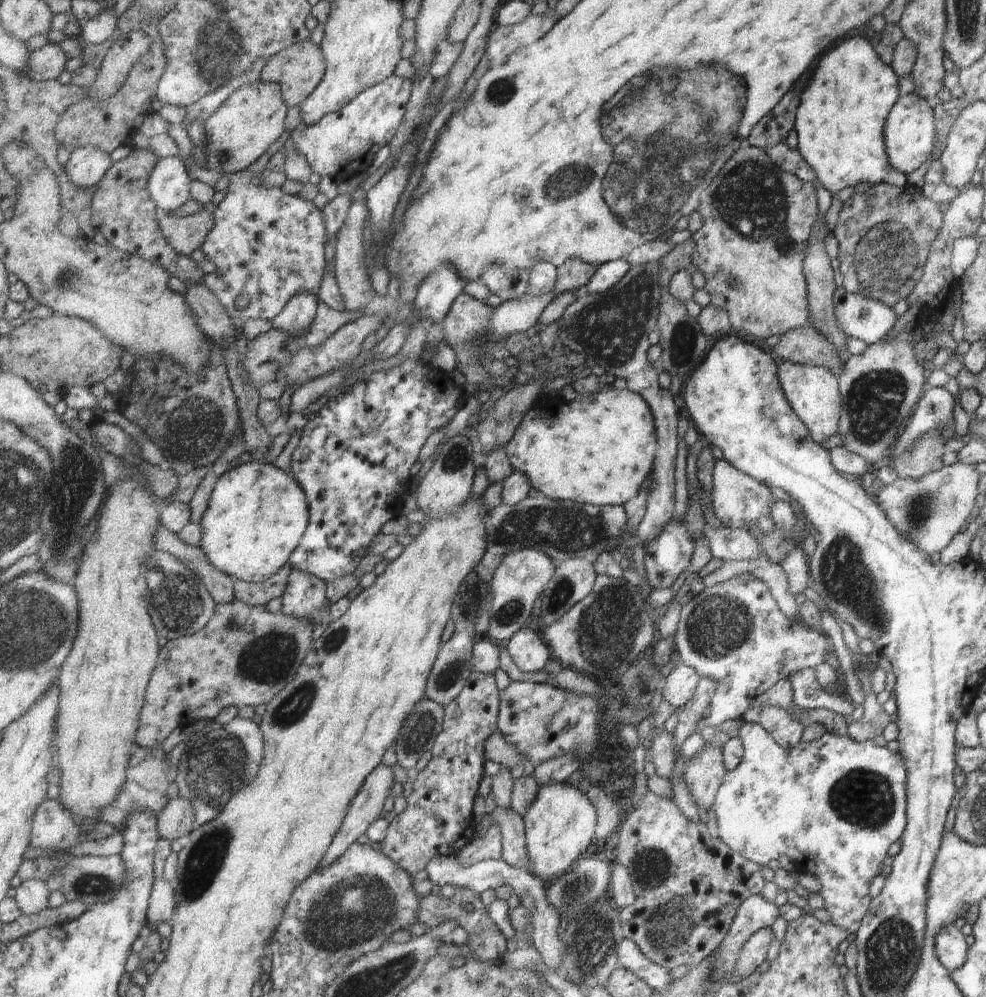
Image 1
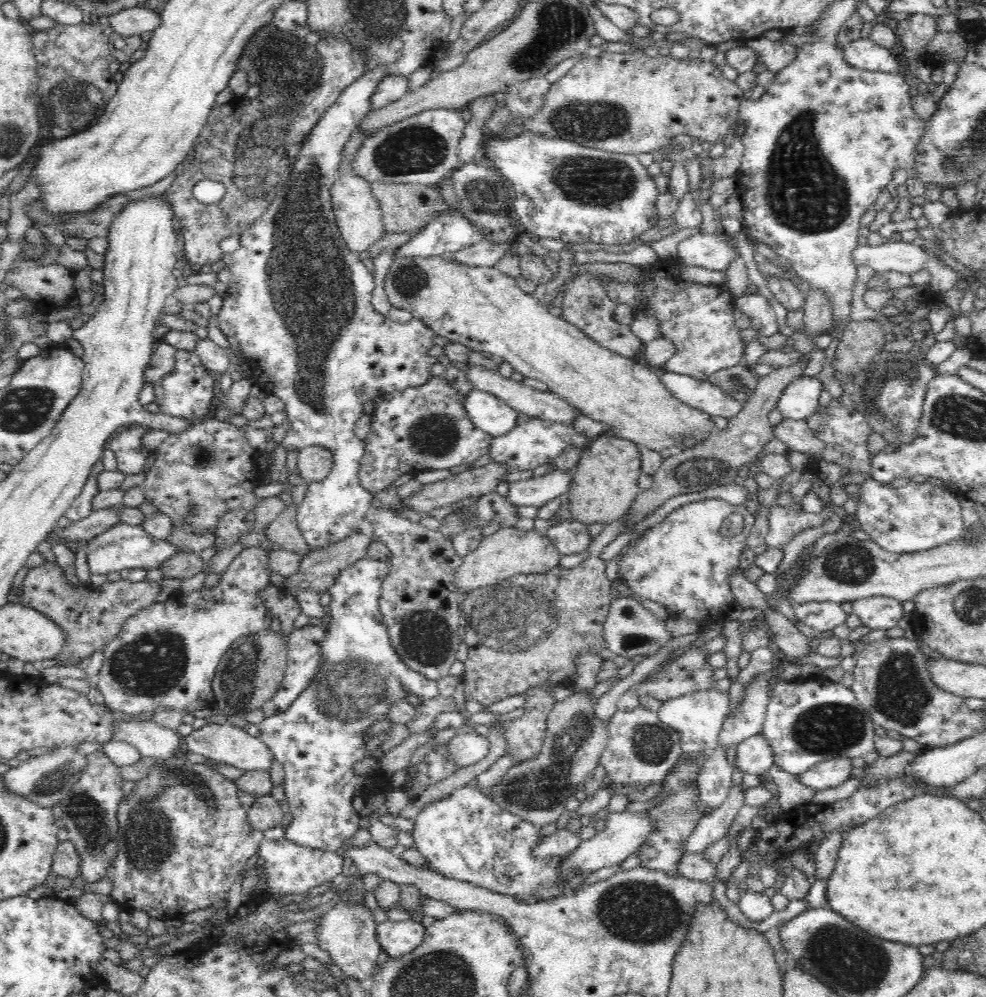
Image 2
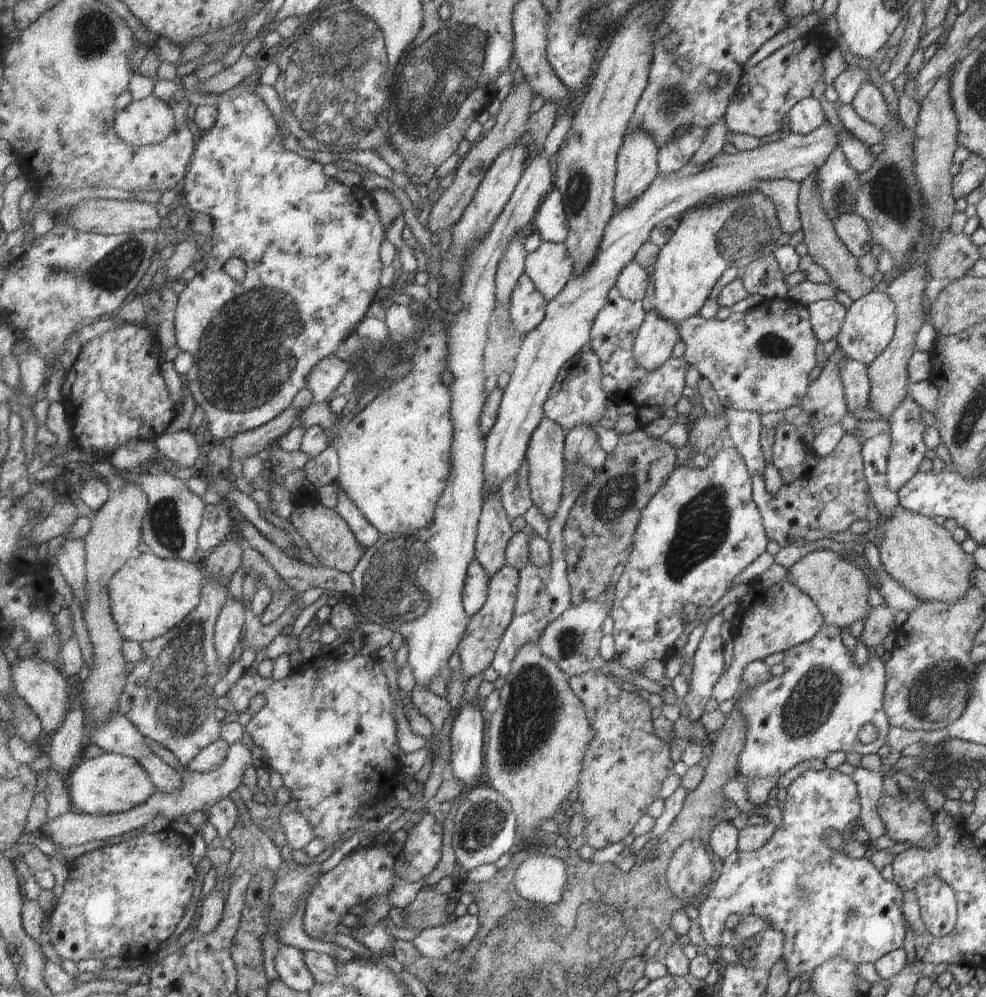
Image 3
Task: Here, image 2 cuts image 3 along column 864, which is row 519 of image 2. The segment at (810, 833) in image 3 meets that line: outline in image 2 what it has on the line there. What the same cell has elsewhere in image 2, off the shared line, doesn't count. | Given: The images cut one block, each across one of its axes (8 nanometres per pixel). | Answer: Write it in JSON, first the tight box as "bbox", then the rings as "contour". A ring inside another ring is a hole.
{"bbox":[856,476,965,553],"contour":[[[866,476],[859,485],[856,511],[857,527],[873,538],[884,550],[892,553],[915,553],[955,541],[965,532],[960,509],[960,495],[930,481],[910,481],[905,486],[892,487]]]}

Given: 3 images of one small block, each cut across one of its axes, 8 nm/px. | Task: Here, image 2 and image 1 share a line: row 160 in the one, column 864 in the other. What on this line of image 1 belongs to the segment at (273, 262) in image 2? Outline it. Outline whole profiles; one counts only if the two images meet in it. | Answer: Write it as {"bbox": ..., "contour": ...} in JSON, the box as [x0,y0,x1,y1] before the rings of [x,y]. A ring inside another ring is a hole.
{"bbox":[833,287,898,346],"contour":[[[842,287],[833,292],[833,313],[840,330],[847,336],[865,342],[867,346],[879,342],[891,330],[898,318],[892,308],[884,306],[881,302],[867,298],[861,294],[849,293]]]}

